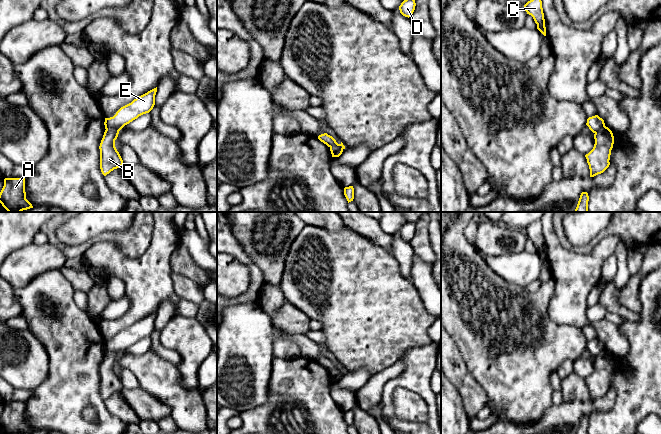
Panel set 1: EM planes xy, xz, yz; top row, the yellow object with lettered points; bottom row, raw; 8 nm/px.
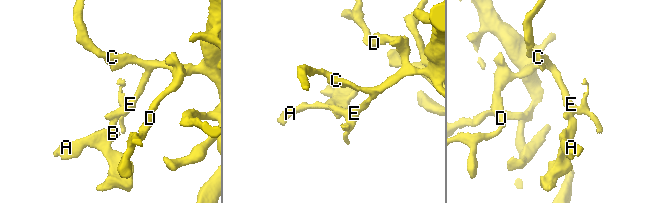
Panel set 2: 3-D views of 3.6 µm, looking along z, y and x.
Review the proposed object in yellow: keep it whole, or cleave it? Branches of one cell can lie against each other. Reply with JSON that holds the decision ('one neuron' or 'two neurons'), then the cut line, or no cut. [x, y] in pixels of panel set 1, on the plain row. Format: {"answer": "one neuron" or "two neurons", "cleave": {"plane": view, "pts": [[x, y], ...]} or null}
{"answer": "two neurons", "cleave": {"plane": "xy", "pts": [[106, 352], [116, 352], [119, 354]]}}

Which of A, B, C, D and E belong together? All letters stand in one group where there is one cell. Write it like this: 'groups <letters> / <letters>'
groups A B / C D E

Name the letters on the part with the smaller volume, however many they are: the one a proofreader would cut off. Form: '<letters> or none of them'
A, B

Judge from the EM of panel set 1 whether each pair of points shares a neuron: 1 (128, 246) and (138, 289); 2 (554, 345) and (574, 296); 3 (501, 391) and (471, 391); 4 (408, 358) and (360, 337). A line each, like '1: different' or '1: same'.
1: different
2: different
3: different
4: different

